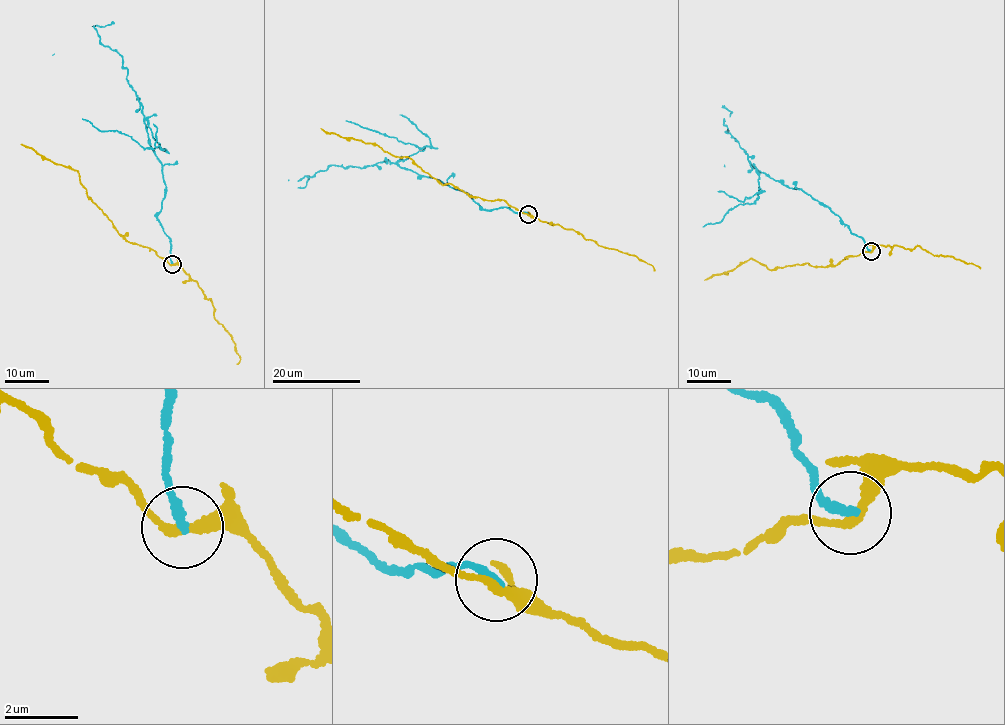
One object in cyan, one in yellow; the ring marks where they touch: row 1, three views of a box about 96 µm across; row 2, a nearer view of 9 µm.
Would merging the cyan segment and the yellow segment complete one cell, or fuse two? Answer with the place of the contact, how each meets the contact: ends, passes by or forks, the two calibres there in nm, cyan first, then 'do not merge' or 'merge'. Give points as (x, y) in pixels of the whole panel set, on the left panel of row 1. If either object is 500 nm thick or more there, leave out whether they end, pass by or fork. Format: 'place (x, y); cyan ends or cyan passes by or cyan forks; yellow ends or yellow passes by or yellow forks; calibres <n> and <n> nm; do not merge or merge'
place (172, 264); cyan ends; yellow passes by; calibres 240 and 240 nm; do not merge

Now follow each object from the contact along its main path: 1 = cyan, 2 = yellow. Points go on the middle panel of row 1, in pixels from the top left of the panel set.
1: (528, 214), (505, 207), (486, 211), (470, 195), (394, 163), (331, 165), (298, 181), (298, 187), (309, 176)
2: (528, 214), (503, 200), (490, 201), (448, 183), (441, 183), (411, 159), (395, 156), (379, 146), (320, 128)

